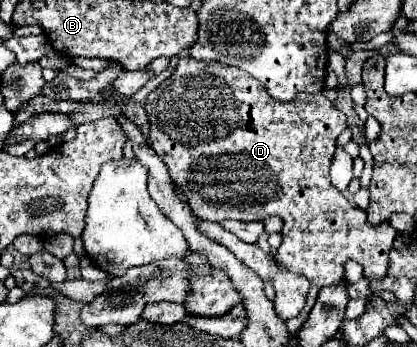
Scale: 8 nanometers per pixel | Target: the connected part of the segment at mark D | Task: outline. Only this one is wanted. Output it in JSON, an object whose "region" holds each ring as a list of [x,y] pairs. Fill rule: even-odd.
{"region":[[[185,57],[179,61],[175,73],[149,93],[145,111],[151,127],[151,147],[167,165],[171,179],[185,193],[197,217],[217,223],[225,219],[263,221],[271,215],[281,217],[283,243],[277,249],[279,267],[307,277],[317,287],[339,285],[345,279],[343,263],[347,259],[359,261],[369,281],[379,281],[385,277],[389,249],[397,237],[397,231],[389,223],[369,225],[365,211],[351,205],[343,193],[331,185],[329,165],[335,153],[335,139],[347,127],[347,117],[323,93],[299,93],[295,101],[281,103],[269,97],[265,87],[243,69]],[[197,85],[209,85],[209,89],[225,93],[225,97],[237,105],[237,117],[241,117],[233,119],[233,125],[223,125],[223,133],[219,133],[217,141],[201,141],[201,145],[185,141],[185,117],[181,117],[181,97],[185,97],[185,89],[197,89]]]}

